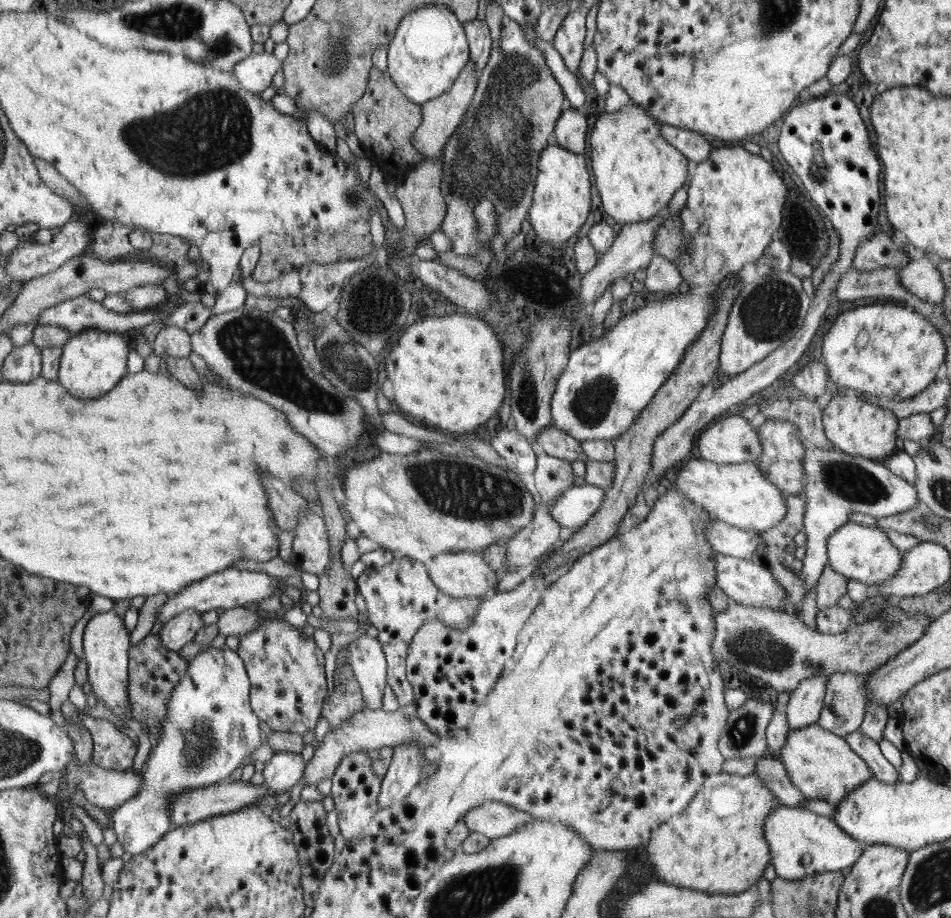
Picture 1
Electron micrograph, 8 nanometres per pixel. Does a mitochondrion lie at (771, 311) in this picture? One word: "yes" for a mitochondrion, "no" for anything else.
yes

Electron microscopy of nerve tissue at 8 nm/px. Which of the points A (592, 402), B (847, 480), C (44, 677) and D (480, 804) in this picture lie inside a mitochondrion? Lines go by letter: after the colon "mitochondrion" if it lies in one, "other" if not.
A: mitochondrion
B: mitochondrion
C: other
D: other

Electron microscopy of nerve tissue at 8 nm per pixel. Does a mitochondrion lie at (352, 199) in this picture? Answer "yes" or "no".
yes

